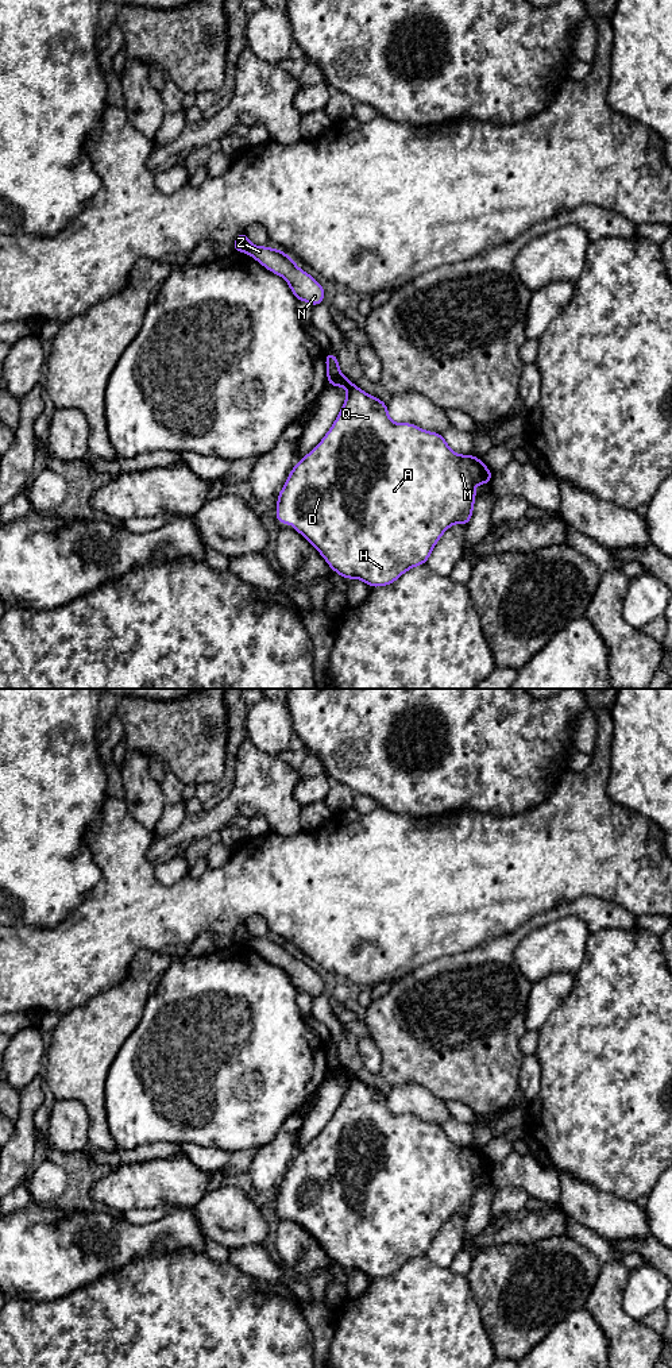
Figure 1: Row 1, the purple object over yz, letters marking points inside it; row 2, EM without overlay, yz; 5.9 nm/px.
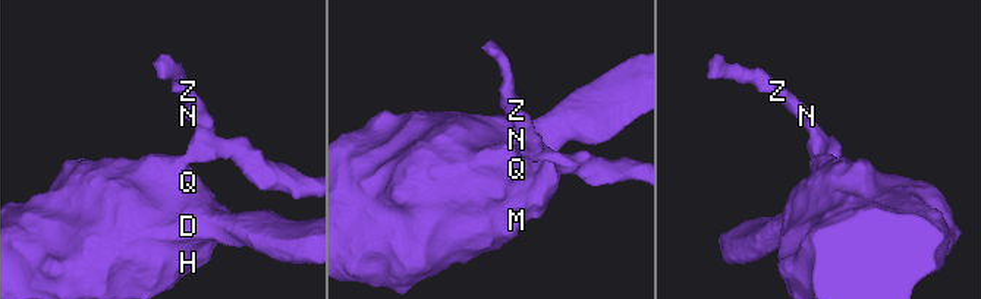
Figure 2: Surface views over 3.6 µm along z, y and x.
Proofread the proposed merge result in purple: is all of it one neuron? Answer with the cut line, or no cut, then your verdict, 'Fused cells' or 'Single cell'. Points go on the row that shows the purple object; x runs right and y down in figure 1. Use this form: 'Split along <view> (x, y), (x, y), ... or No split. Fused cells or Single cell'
Split along yz (340, 373), (328, 380). Fused cells

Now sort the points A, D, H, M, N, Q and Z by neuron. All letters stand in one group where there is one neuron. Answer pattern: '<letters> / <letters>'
A D H M Q / N Z

